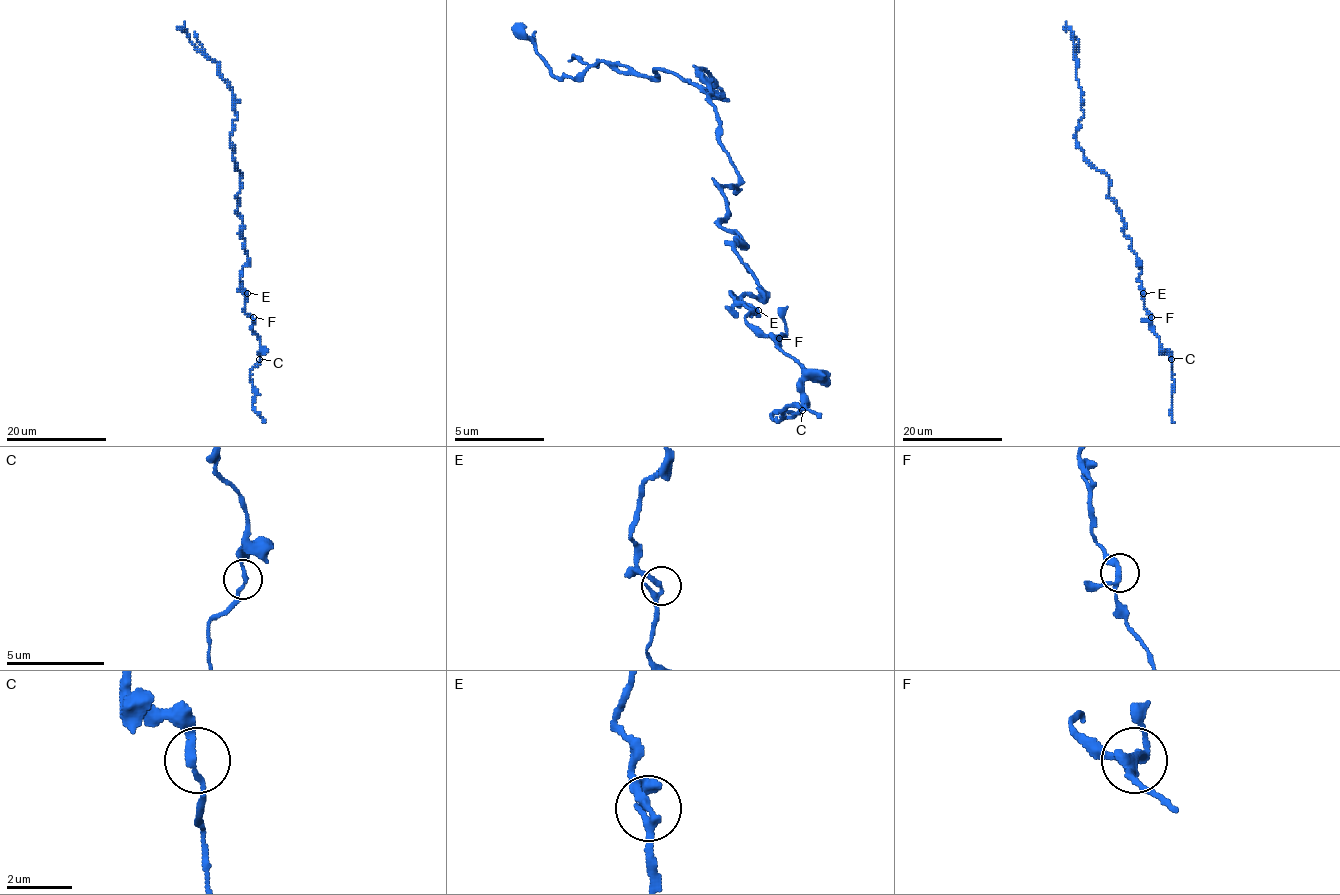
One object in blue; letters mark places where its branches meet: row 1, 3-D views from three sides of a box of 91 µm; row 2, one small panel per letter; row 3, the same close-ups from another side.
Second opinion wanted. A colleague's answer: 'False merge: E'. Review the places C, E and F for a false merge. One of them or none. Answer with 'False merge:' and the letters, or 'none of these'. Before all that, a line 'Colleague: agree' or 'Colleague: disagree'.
Colleague: agree
False merge: E

